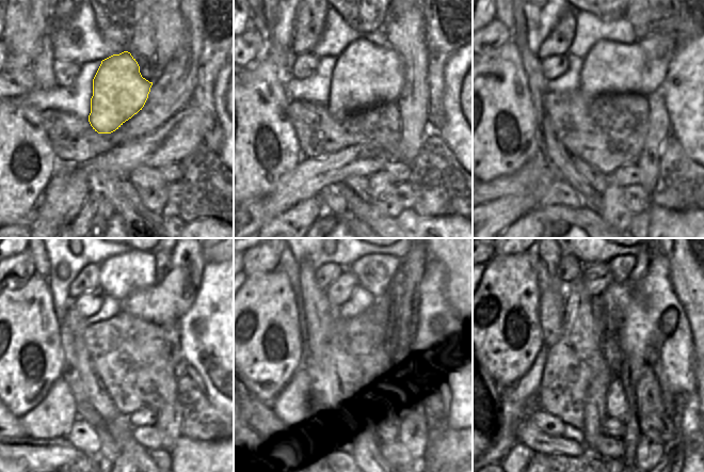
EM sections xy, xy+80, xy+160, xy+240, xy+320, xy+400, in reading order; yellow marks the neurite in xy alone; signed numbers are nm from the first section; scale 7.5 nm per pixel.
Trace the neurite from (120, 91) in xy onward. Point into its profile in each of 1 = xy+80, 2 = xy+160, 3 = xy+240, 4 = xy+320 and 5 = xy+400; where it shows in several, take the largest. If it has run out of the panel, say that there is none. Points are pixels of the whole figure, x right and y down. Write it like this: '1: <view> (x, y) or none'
1: xy+80 (366, 75)
2: xy+160 (640, 67)
3: xy+240 (163, 303)
4: xy+320 (402, 297)
5: xy+400 (649, 399)

